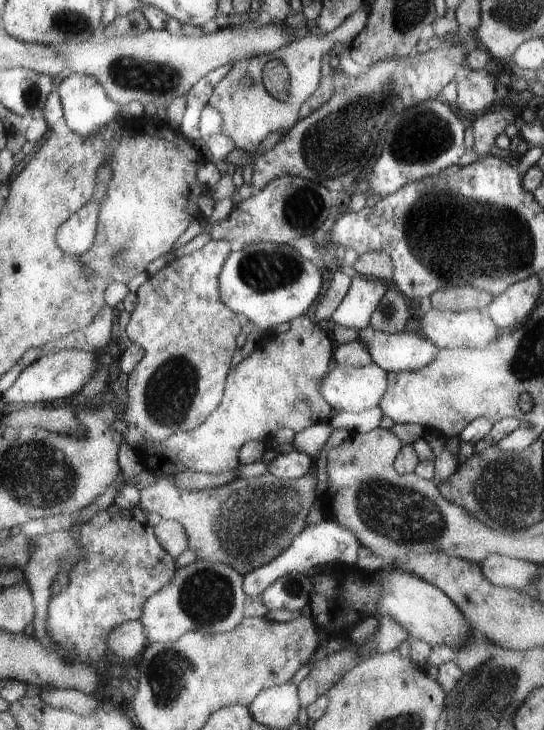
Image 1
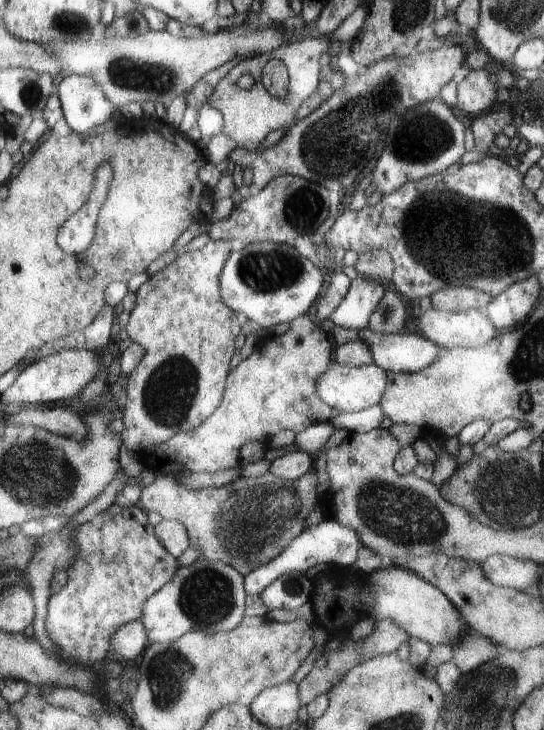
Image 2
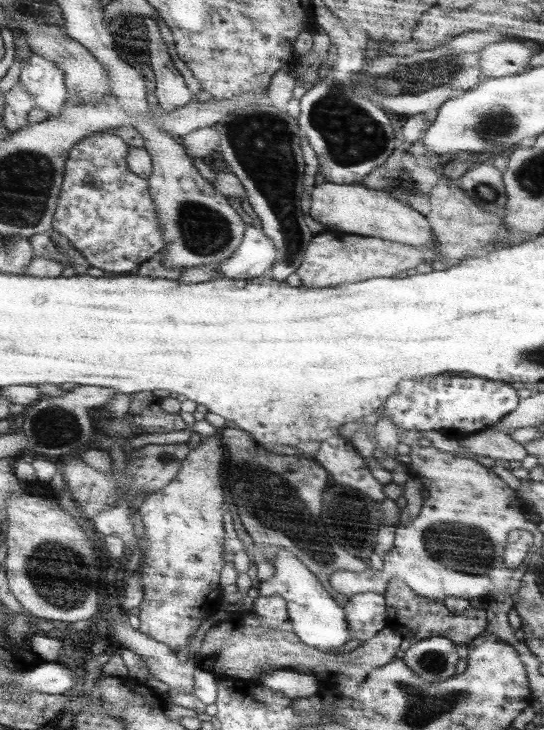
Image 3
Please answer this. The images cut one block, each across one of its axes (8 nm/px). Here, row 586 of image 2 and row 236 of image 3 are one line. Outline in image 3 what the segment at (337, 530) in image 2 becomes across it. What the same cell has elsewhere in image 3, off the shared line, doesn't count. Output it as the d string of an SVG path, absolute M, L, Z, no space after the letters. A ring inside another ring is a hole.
M259 224L249 226L245 232L245 242L237 248L237 254L221 264L221 274L213 280L251 280L267 276L277 262L277 246L267 238Z

